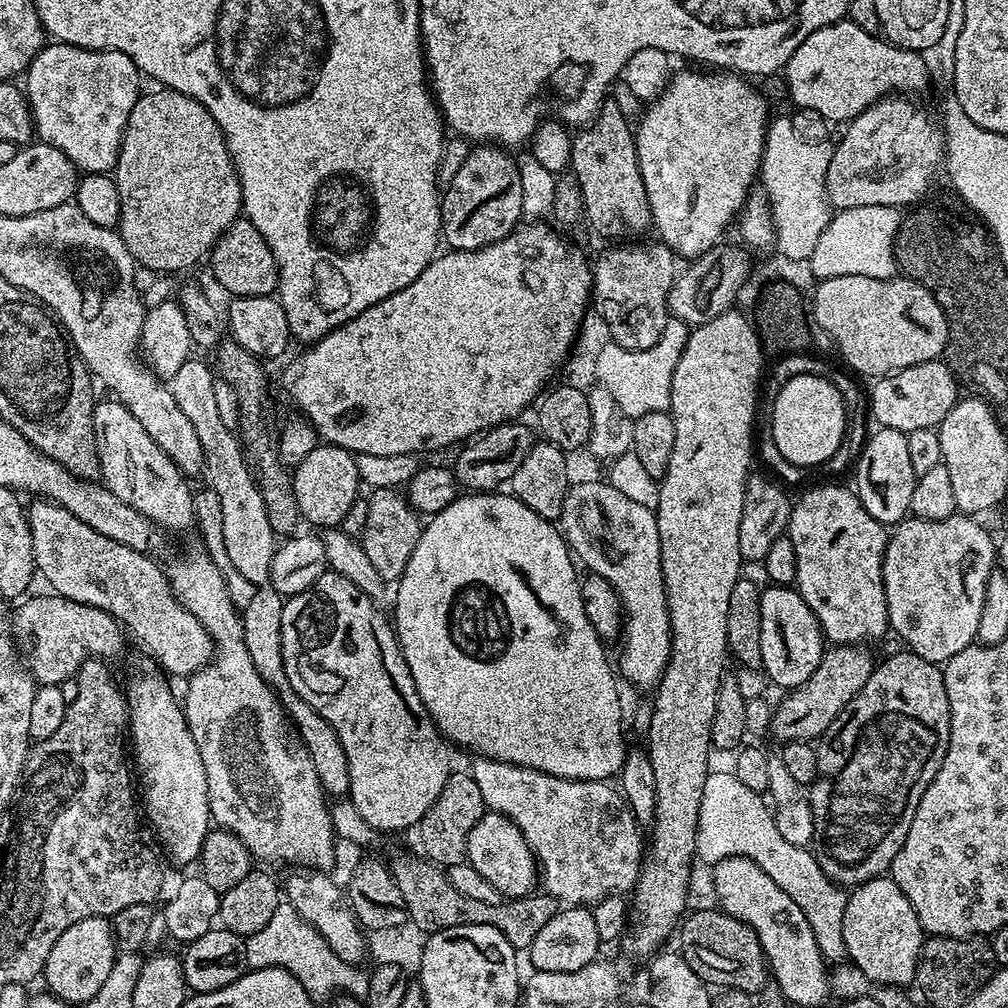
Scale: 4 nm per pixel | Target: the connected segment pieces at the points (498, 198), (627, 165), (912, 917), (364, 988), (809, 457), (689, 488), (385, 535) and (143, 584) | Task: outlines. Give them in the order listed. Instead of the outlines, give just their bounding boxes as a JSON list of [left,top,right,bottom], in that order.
[[440,143,524,252],[570,101,652,240],[842,875,926,986],[246,903,369,1006],[772,374,846,468],[626,310,766,957],[359,488,422,582],[26,498,213,677]]

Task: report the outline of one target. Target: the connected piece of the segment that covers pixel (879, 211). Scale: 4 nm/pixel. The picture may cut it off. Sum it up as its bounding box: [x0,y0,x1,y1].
[810,206,902,281]

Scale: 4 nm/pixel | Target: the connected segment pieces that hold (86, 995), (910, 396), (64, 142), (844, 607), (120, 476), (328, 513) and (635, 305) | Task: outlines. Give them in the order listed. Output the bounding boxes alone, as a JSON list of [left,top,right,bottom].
[[42,916,117,1006],[870,359,958,433],[22,42,142,173],[786,484,890,644],[92,398,192,529],[291,443,362,530],[592,240,678,350]]

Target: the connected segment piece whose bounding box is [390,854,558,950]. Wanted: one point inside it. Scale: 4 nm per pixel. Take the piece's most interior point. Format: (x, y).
(432, 903)

